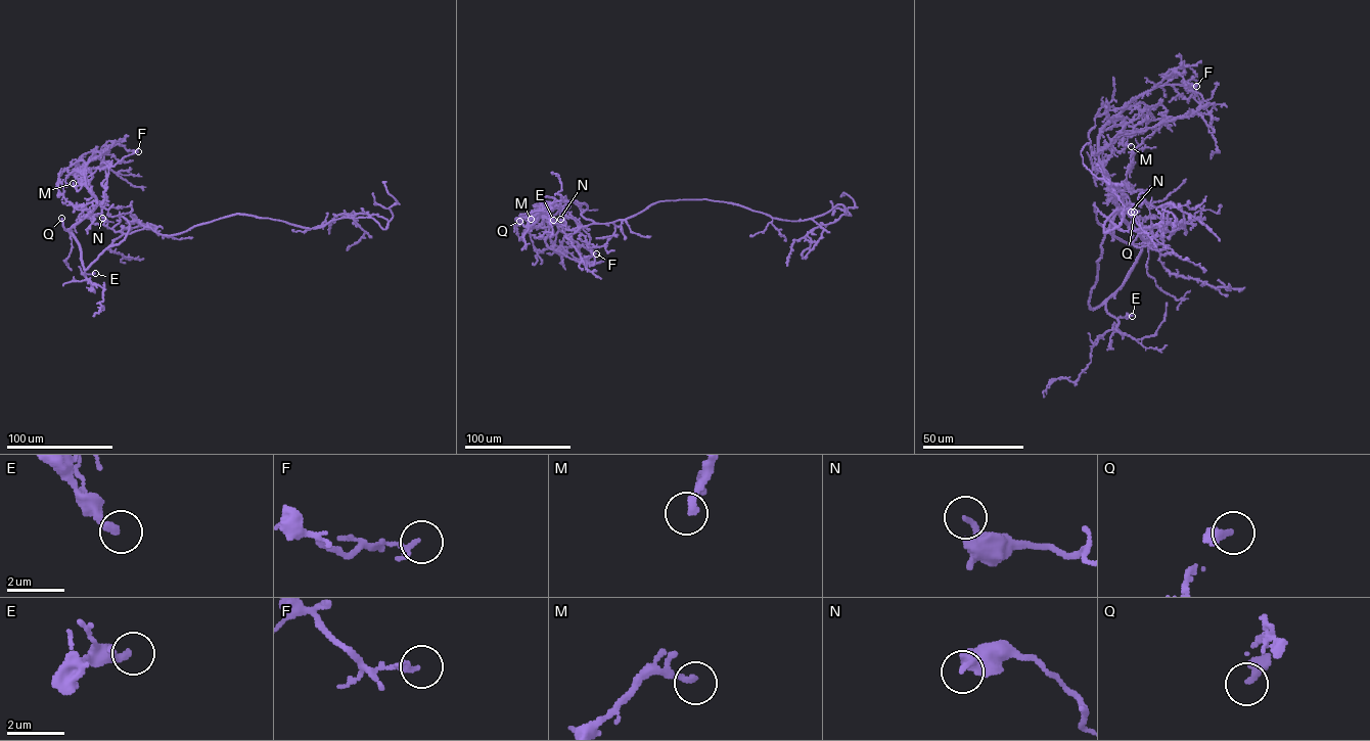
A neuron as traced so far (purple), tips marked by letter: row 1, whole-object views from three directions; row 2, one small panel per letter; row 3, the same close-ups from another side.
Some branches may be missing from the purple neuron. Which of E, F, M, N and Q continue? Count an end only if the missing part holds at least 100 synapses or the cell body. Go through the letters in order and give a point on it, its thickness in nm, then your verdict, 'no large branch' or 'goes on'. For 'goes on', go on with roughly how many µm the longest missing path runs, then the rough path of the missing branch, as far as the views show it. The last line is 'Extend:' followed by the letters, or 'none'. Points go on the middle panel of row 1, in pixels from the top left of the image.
E: (553, 220) | 280 nm | goes on | 90 µm | (553, 220), (564, 234), (574, 237), (571, 228), (553, 216)
F: (596, 253) | 180 nm | no large branch
M: (531, 219) | 220 nm | no large branch
N: (560, 219) | 180 nm | no large branch
Q: (519, 221) | 340 nm | no large branch
Extend: E

